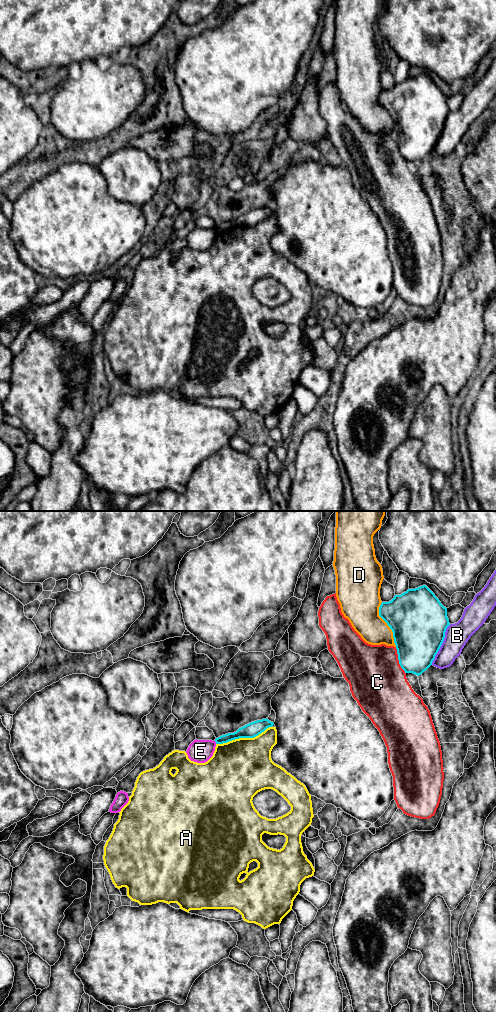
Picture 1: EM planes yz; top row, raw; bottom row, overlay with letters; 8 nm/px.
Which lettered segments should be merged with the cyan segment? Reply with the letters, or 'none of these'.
none of these

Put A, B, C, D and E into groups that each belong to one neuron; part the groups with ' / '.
A / B / C D / E

